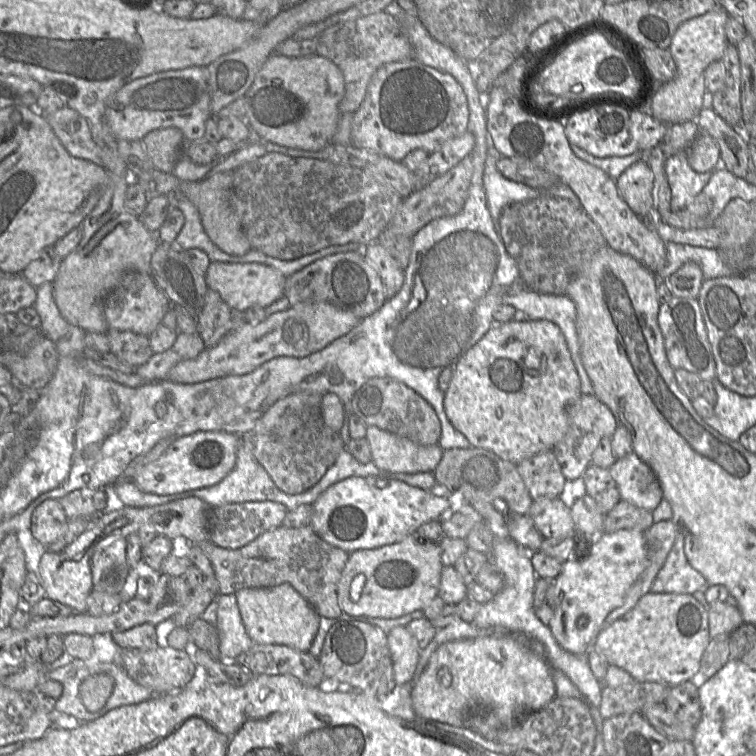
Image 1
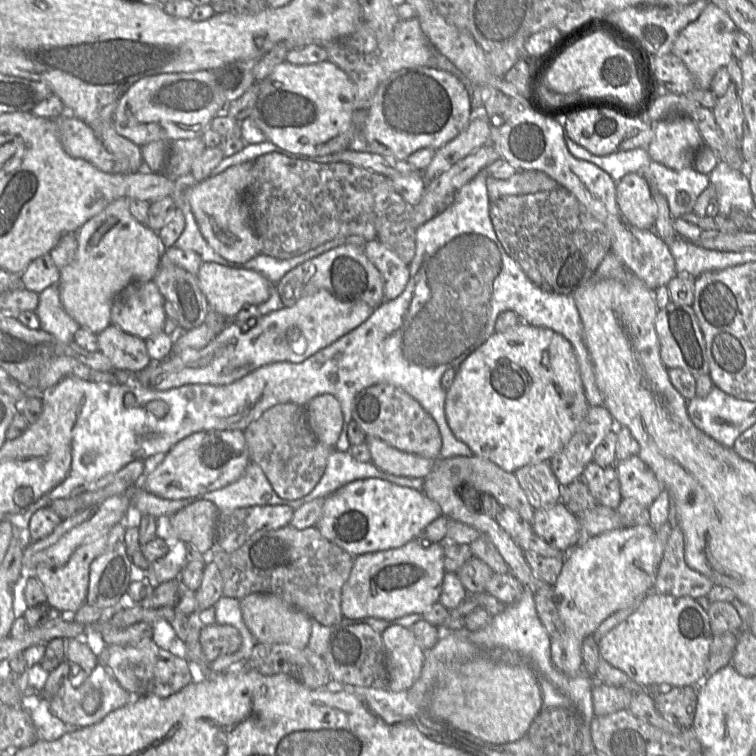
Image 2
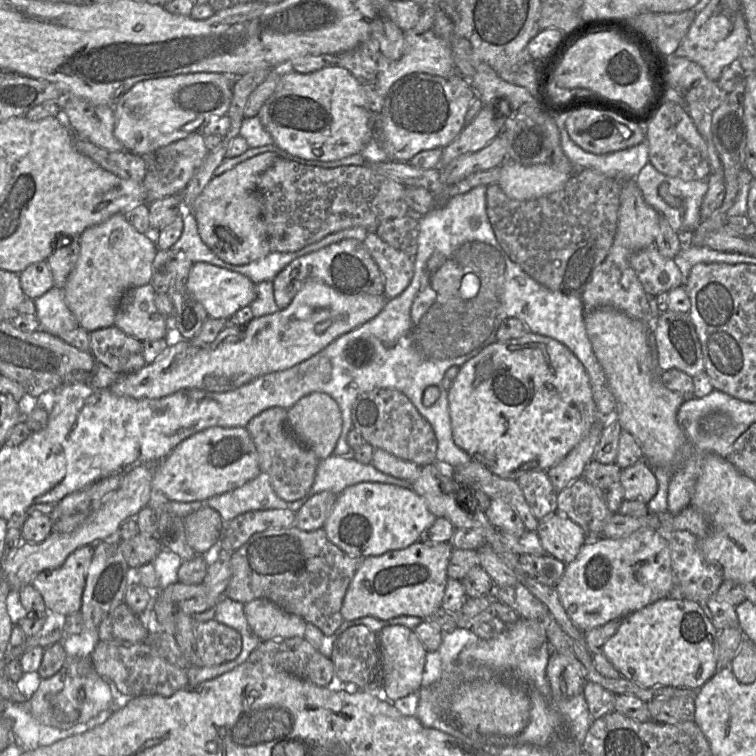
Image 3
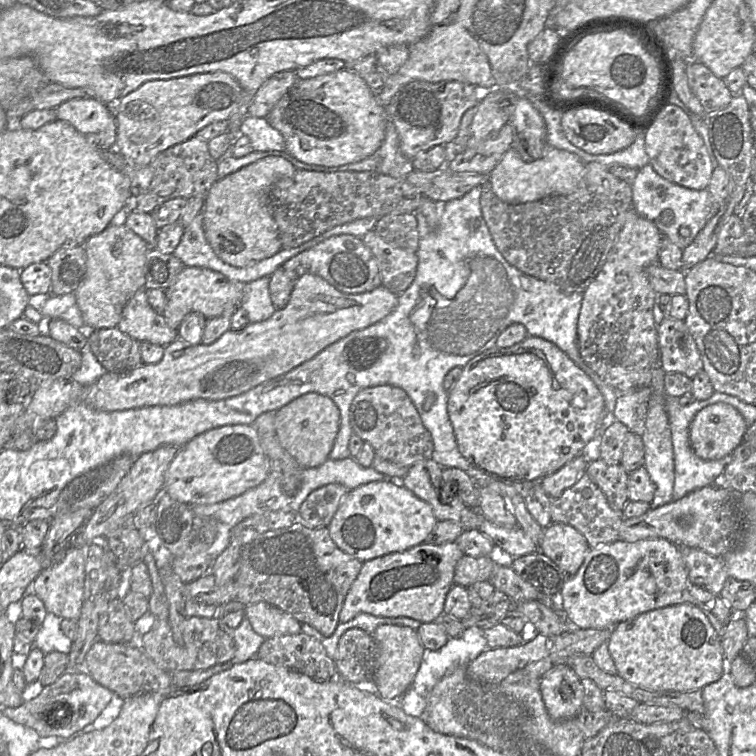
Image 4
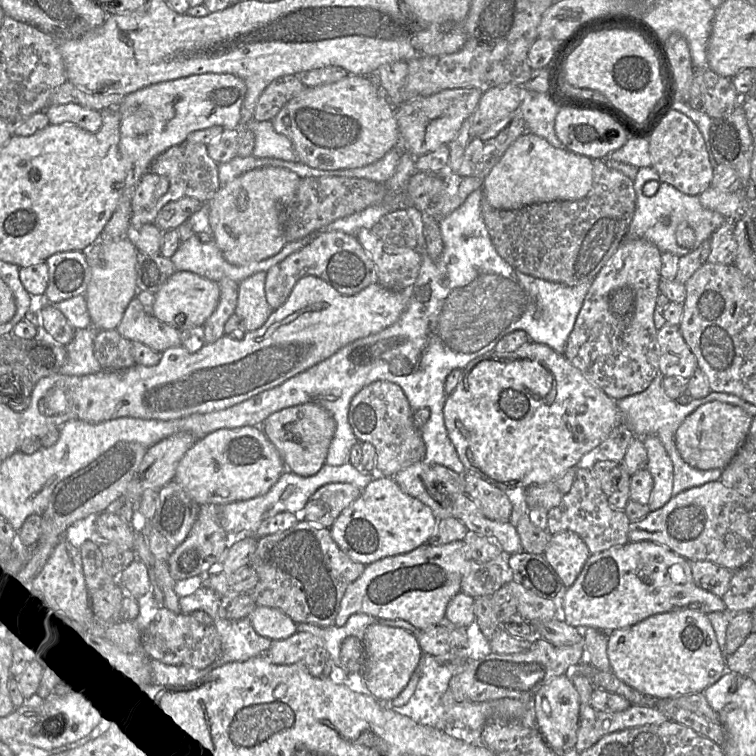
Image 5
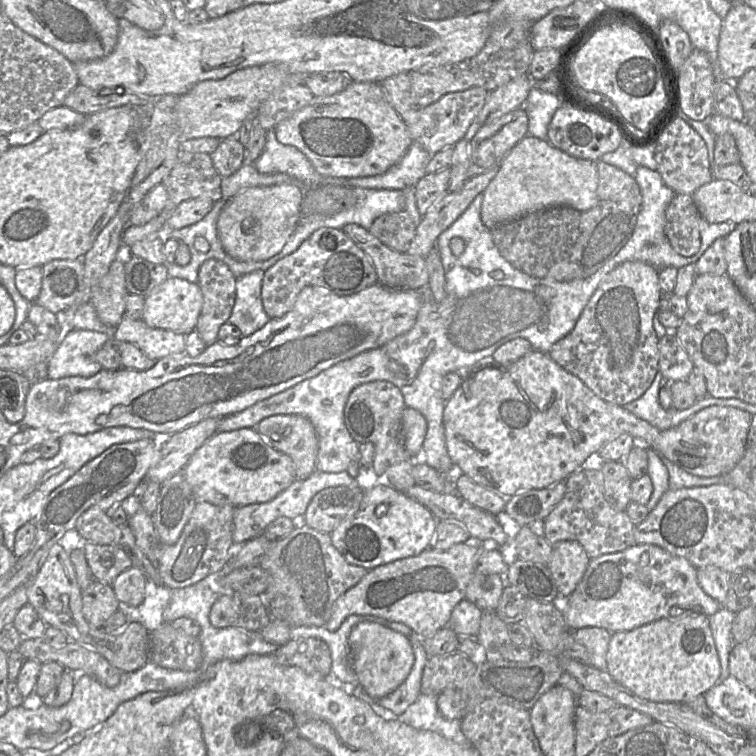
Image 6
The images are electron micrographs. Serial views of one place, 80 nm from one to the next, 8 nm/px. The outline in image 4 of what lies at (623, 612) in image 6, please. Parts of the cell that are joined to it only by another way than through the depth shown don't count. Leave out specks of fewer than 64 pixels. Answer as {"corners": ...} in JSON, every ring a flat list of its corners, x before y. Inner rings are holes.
{"corners":[[662,538,635,542,618,540,590,549,577,573,567,578,560,591,562,614,573,623,573,628,580,629,614,627,616,624,631,620,642,613,685,603,692,604,702,611,711,612,722,623,727,623,737,615,720,595,712,594,691,583,679,546]]}

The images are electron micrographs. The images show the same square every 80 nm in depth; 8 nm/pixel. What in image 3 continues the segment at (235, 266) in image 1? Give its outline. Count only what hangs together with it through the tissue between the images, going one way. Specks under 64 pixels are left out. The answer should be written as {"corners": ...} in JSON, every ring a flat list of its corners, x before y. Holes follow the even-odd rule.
{"corners":[[205,262,193,264,185,287,204,306,208,317,219,319,229,320,239,309,249,306,257,297,256,284,247,276]]}

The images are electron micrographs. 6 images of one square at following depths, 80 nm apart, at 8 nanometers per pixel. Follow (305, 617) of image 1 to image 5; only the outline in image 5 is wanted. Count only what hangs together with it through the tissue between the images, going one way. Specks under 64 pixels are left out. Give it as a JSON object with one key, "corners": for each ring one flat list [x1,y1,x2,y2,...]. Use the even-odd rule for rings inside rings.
{"corners":[[256,606,249,618,255,632,271,641,286,639,297,631,297,624,277,608]]}

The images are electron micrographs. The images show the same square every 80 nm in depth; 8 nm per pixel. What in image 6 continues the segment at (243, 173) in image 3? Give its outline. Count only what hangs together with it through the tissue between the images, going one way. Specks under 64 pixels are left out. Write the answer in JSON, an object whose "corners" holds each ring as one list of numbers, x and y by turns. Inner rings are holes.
{"corners":[[303,183,251,187,228,199,217,221,225,252,240,261,262,261,278,254,300,223,301,205,310,188]]}

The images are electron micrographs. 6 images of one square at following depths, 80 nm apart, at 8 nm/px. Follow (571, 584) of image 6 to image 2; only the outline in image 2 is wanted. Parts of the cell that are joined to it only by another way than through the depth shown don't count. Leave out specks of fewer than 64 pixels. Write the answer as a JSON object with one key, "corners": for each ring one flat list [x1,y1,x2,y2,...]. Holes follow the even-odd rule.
{"corners":[[560,501,535,510,532,528,534,534,564,553,575,547,580,539,578,518]]}

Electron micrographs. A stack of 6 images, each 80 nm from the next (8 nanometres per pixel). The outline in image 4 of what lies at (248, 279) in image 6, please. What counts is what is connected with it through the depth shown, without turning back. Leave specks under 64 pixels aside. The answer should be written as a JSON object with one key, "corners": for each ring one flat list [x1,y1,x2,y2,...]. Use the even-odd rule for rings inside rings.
{"corners":[[269,276,244,284,239,306,247,311,250,323,270,318,276,311,269,293]]}

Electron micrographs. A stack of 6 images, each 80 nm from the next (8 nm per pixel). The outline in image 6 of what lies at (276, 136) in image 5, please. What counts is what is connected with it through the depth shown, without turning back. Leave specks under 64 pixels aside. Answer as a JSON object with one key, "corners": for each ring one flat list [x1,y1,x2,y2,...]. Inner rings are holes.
{"corners":[[272,129,266,132,264,150,254,166,262,174,287,174,309,187,317,186,324,177,299,149,280,143]]}

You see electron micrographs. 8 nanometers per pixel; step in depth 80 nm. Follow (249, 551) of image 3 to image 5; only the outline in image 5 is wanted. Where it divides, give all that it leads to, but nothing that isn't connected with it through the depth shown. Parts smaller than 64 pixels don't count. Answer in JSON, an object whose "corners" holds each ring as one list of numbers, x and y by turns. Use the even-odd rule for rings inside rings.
{"corners":[[299,520,291,528,260,537,251,556,252,567,258,582,248,594,257,606,277,608,289,616,296,624,308,623,320,627,333,626,340,608,340,602,347,587,364,571,365,565,352,560,335,543,329,528]]}

